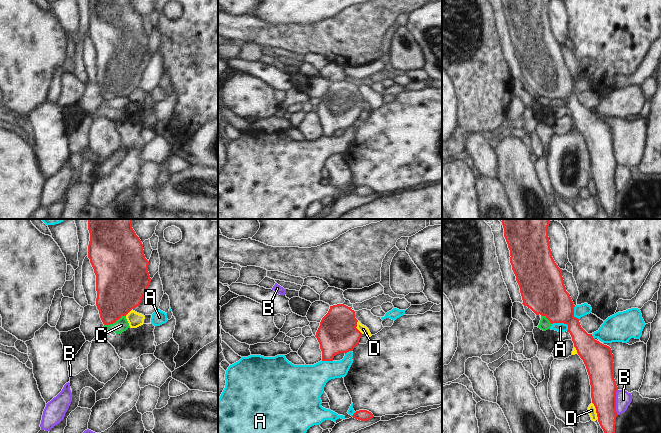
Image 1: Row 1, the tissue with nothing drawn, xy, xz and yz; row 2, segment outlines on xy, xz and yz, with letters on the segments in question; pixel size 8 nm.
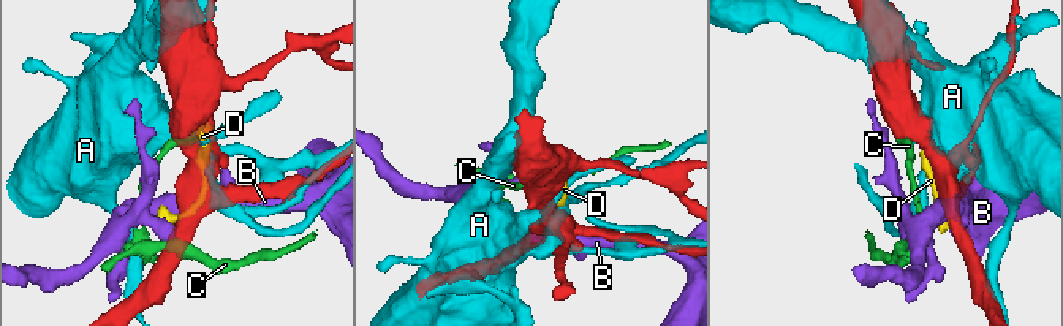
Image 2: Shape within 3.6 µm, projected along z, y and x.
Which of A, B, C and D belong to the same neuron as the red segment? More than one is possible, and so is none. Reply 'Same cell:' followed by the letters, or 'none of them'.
Same cell: none of them

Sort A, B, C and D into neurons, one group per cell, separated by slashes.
A / B D / C

